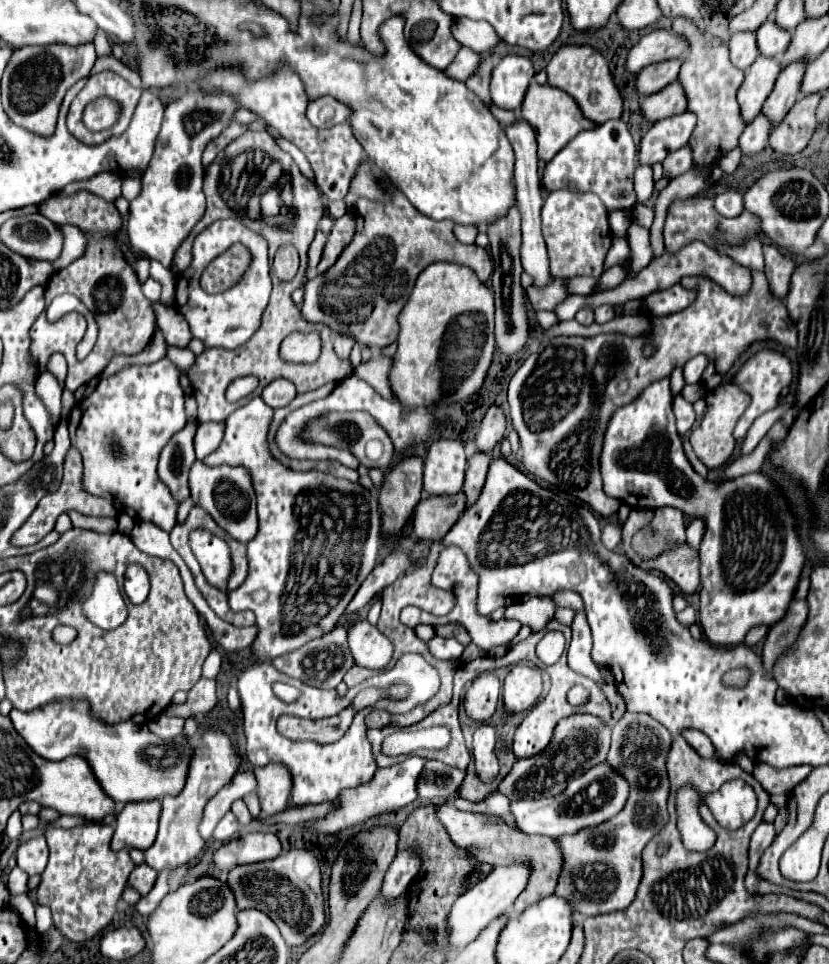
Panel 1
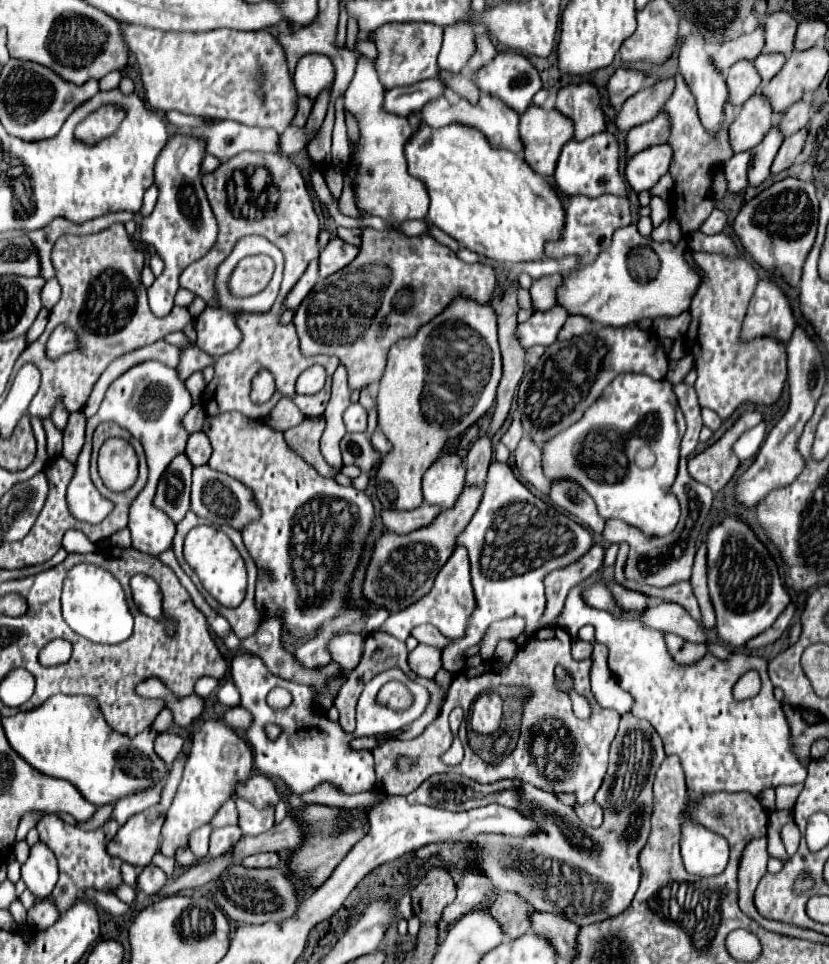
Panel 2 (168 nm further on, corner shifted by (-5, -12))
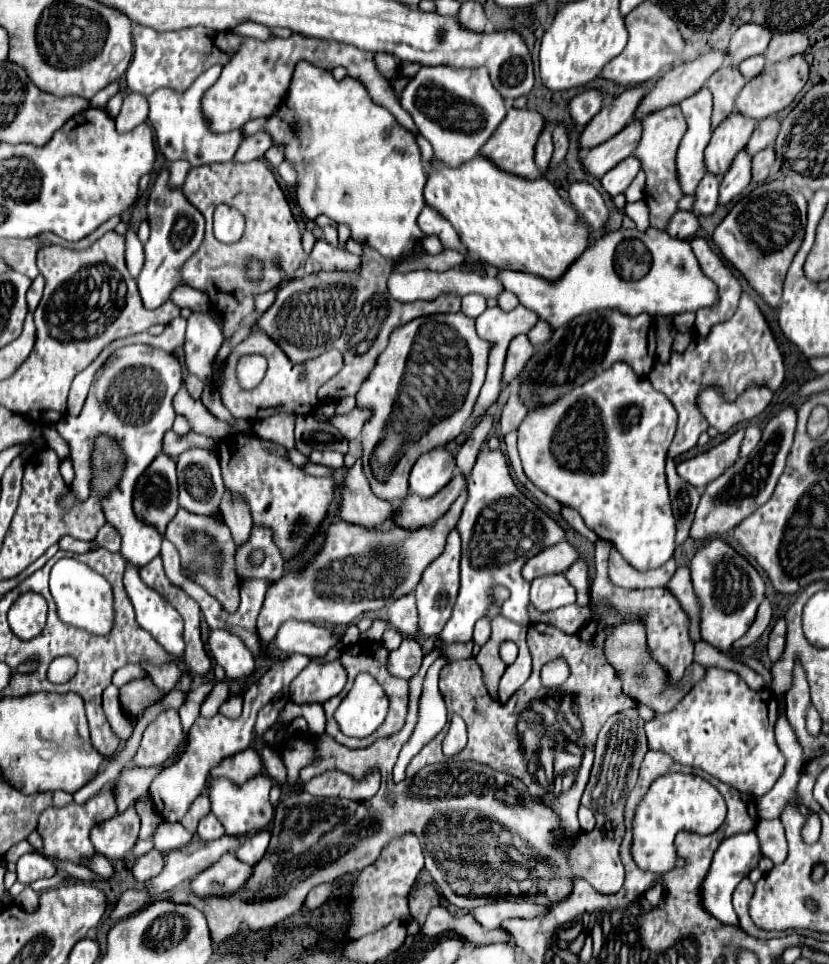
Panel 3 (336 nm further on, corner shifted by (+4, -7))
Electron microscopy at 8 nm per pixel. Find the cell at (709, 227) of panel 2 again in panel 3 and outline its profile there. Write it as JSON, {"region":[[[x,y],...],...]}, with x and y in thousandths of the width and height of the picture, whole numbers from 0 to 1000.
{"region":[[[817,219],[805,233],[805,242],[817,248],[831,248],[843,240],[843,225],[834,219]]]}

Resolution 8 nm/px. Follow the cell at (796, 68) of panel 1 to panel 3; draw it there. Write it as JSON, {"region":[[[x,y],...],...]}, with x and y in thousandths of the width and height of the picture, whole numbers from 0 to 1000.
{"region":[[[894,155],[887,161],[879,177],[870,186],[867,211],[877,211],[877,209],[887,206],[906,190],[906,165],[908,163],[903,163],[903,159],[899,159],[899,155]]]}

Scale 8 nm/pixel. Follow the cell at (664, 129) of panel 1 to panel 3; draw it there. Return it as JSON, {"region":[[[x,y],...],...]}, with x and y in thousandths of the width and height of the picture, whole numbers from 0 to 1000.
{"region":[[[766,161],[752,165],[749,169],[744,169],[739,175],[735,175],[727,184],[725,184],[725,190],[730,194],[730,198],[742,204],[747,200],[752,200],[761,188],[766,186],[766,182],[773,177],[773,167],[768,167]]]}

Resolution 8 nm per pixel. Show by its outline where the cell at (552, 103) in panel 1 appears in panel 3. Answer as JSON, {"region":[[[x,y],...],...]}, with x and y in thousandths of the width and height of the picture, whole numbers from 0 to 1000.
{"region":[[[616,111],[609,119],[609,126],[604,126],[600,138],[595,138],[595,142],[587,146],[587,150],[580,155],[580,161],[595,165],[595,169],[600,169],[604,175],[612,175],[614,179],[621,179],[626,184],[636,184],[636,186],[648,186],[653,182],[653,177],[645,171],[645,150],[648,150],[648,142],[653,140],[653,134],[657,134],[657,123],[653,117],[648,115],[638,115],[638,113],[624,113]]]}

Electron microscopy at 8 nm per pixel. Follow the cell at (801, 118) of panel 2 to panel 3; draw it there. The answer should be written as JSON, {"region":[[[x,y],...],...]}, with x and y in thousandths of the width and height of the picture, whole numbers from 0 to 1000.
{"region":[[[937,119],[925,121],[923,126],[913,128],[913,136],[908,136],[903,148],[901,148],[901,157],[906,161],[911,161],[913,157],[923,155],[925,150],[932,150],[932,146],[937,144],[937,138],[942,134],[942,126],[937,123]]]}

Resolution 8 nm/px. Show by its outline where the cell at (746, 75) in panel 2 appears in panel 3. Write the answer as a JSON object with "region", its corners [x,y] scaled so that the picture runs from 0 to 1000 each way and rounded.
{"region":[[[875,65],[855,80],[853,90],[860,96],[860,132],[865,132],[879,117],[887,115],[887,103],[889,96],[899,90],[899,84],[901,82],[894,80],[891,72],[882,65]]]}

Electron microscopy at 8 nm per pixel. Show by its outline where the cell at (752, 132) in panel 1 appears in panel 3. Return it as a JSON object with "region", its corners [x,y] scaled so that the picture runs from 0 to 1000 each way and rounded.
{"region":[[[853,179],[848,184],[848,188],[843,190],[838,202],[841,202],[841,209],[838,209],[838,217],[836,221],[841,223],[855,223],[865,217],[867,209],[865,209],[865,200],[867,200],[867,192],[870,192],[870,186],[867,182],[860,182],[860,179]]]}

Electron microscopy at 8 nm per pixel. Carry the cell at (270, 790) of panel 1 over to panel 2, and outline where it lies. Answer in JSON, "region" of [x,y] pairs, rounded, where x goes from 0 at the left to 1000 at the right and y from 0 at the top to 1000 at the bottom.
{"region":[[[311,801],[304,803],[297,811],[287,811],[282,815],[282,822],[287,828],[294,828],[306,836],[333,836],[338,832],[338,824],[331,809]]]}

